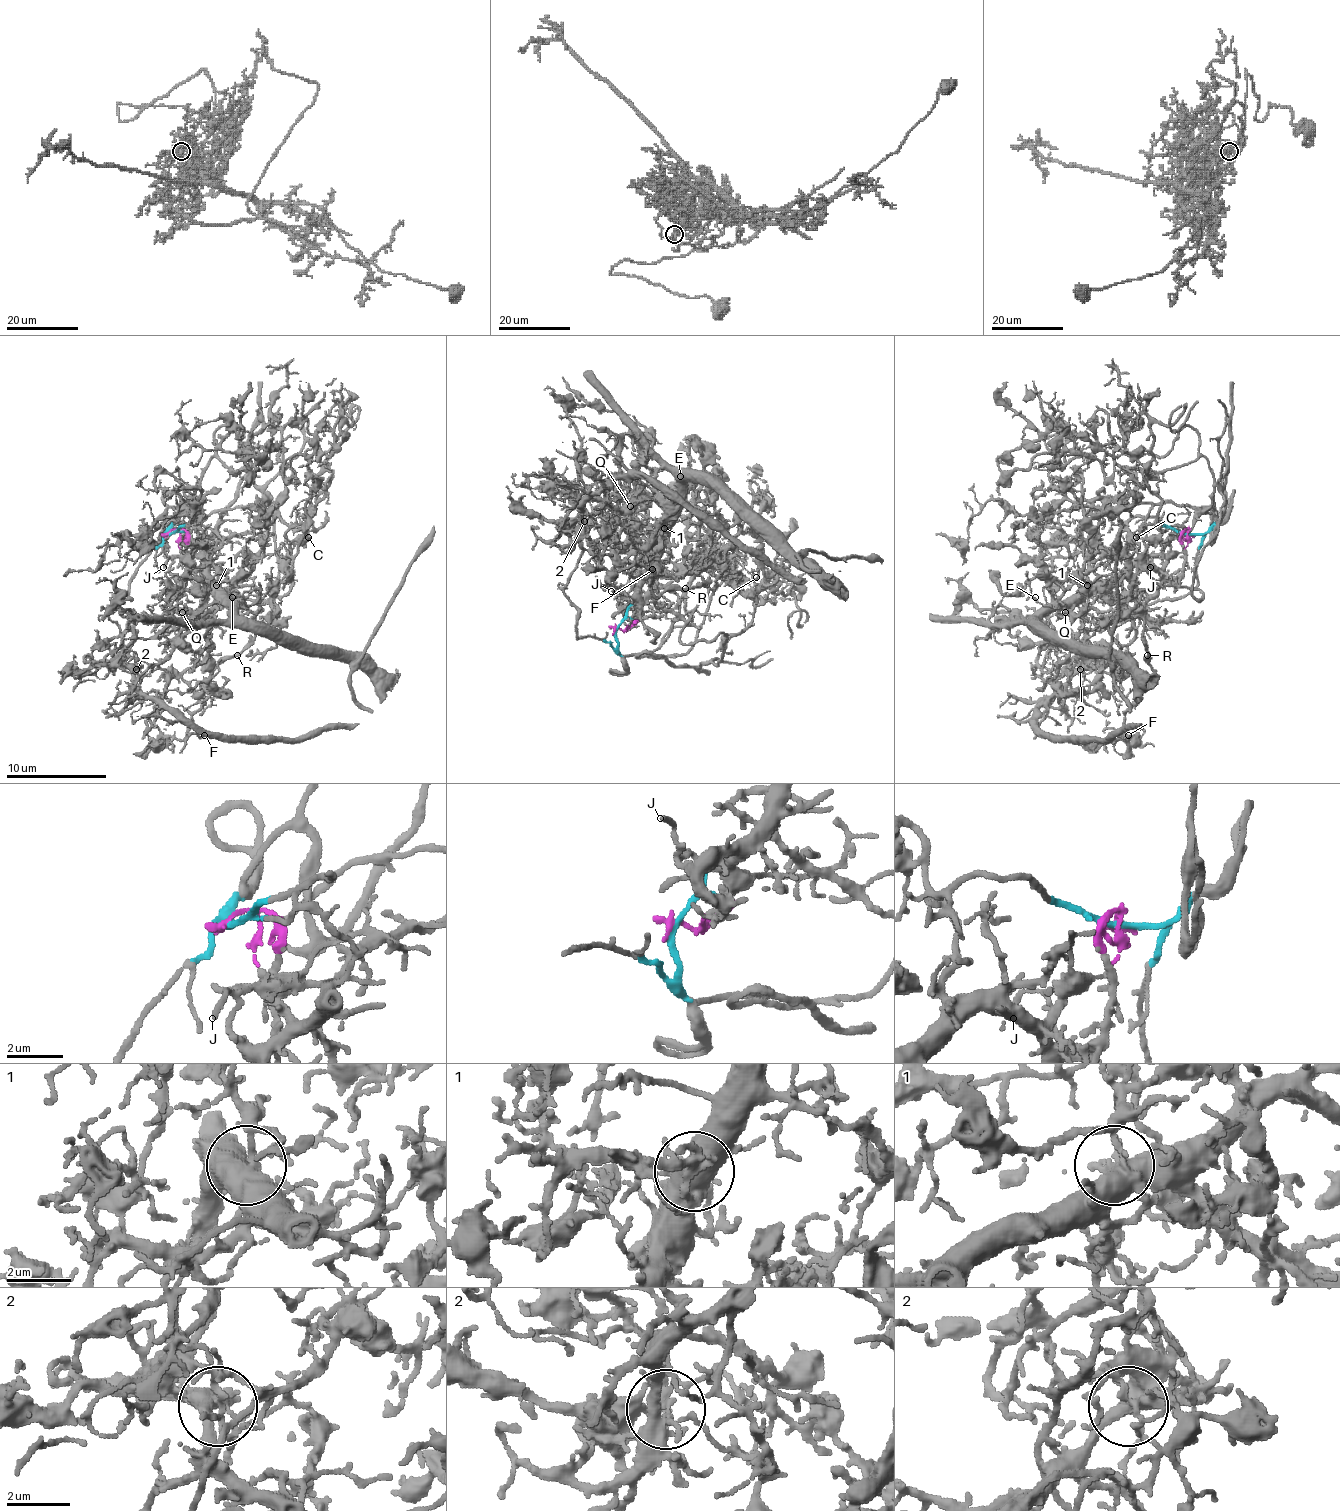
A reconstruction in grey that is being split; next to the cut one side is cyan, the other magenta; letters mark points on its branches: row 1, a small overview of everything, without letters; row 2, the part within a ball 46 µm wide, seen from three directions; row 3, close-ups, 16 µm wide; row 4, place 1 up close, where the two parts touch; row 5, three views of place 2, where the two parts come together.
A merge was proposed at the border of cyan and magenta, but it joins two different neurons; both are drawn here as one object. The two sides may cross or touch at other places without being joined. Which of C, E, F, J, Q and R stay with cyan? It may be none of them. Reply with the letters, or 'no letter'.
C, F, R

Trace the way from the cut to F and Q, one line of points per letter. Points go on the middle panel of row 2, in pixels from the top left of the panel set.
F: (617, 628), (612, 643), (577, 638), (572, 523), (609, 535), (622, 560), (659, 555), (634, 558), (652, 570)
Q: (614, 628), (627, 628), (654, 578), (657, 533), (669, 513), (664, 503), (639, 500), (629, 505)

